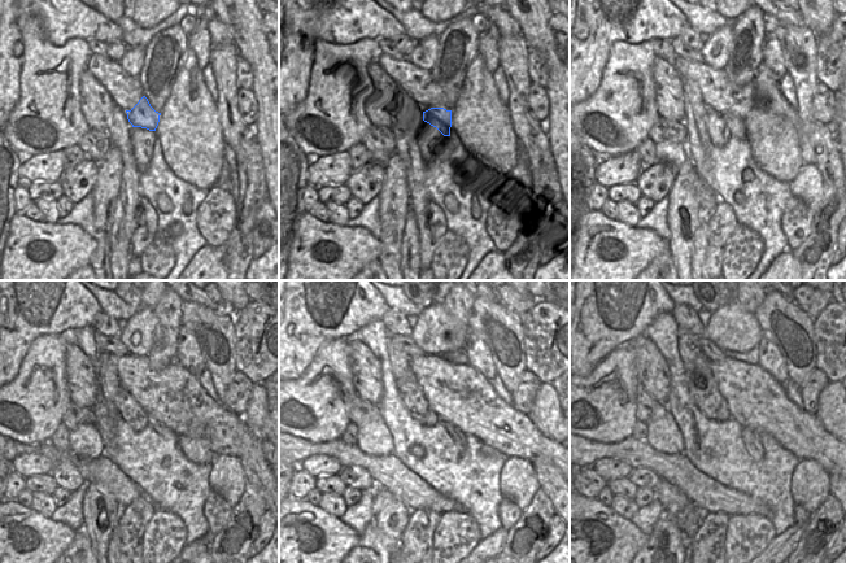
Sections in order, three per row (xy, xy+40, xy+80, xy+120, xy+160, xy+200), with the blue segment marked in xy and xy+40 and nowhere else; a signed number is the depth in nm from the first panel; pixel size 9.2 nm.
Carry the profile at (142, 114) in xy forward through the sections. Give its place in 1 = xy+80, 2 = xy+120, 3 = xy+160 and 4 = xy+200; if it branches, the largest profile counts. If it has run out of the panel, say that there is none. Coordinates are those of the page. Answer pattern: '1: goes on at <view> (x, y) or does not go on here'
1: goes on at xy+80 (736, 125)
2: goes on at xy+120 (171, 444)
3: goes on at xy+160 (458, 437)
4: goes on at xy+200 (754, 448)

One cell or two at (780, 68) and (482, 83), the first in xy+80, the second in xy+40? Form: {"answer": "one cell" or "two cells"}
{"answer": "two cells"}

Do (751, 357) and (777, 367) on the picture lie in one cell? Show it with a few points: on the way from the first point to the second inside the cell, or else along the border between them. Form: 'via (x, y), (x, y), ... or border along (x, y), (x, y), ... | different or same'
border along (757, 347), (758, 363) | different

